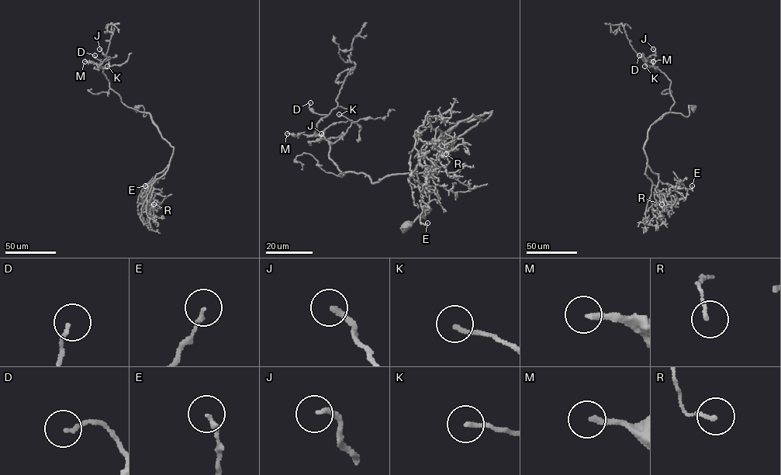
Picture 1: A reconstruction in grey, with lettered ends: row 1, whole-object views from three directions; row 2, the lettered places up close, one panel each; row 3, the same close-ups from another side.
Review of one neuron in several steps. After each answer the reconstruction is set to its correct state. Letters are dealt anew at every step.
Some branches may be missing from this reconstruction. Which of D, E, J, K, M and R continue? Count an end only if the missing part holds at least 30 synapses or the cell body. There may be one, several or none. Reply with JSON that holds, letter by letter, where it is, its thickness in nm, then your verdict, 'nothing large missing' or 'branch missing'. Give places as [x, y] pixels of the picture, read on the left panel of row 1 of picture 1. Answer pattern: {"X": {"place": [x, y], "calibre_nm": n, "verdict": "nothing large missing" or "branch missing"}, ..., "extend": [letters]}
{"D": {"place": [95, 55], "calibre_nm": 140, "verdict": "nothing large missing"}, "E": {"place": [145, 185], "calibre_nm": 160, "verdict": "nothing large missing"}, "J": {"place": [99, 49], "calibre_nm": 200, "verdict": "nothing large missing"}, "K": {"place": [107, 66], "calibre_nm": 160, "verdict": "nothing large missing"}, "M": {"place": [84, 61], "calibre_nm": 220, "verdict": "branch missing"}, "R": {"place": [153, 204], "calibre_nm": 140, "verdict": "nothing large missing"}, "extend": ["M"]}

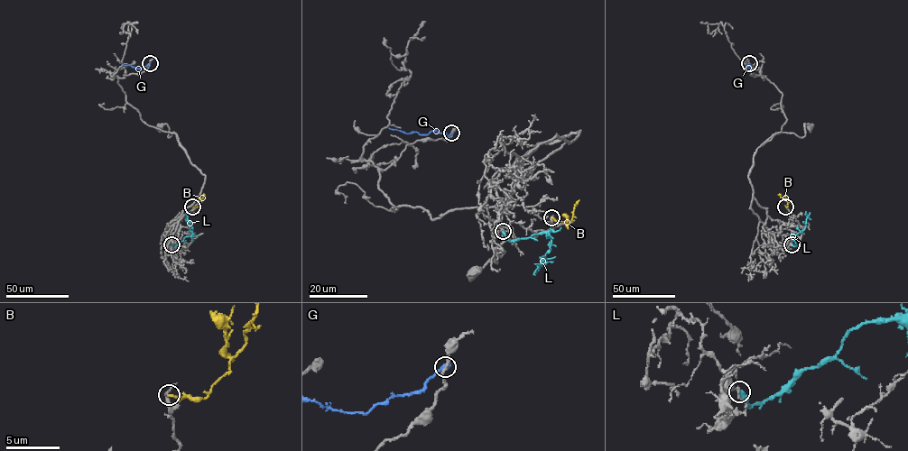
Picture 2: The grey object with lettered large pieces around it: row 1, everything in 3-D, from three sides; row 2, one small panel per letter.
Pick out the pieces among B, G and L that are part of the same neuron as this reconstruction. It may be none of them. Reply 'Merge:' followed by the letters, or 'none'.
Merge: none

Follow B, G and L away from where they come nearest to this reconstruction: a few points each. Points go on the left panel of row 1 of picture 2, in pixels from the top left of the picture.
B: (193, 207), (197, 207), (205, 195)
G: (150, 63), (140, 69), (123, 64)
L: (171, 244), (175, 245), (193, 234), (188, 216), (194, 214)

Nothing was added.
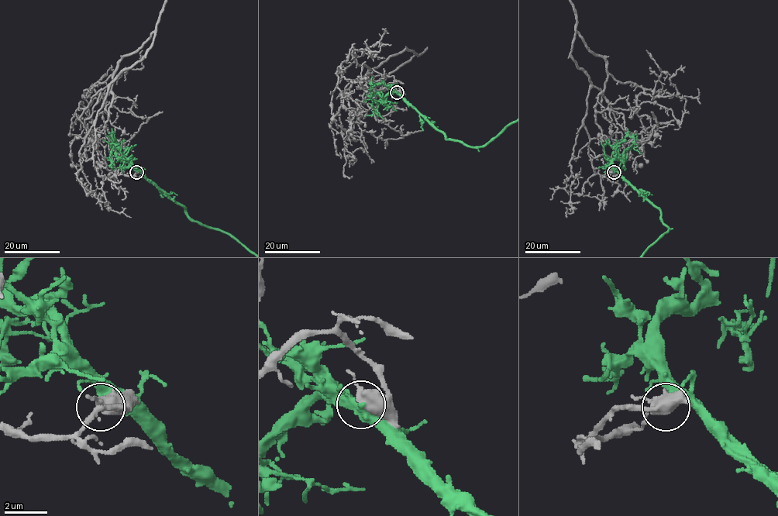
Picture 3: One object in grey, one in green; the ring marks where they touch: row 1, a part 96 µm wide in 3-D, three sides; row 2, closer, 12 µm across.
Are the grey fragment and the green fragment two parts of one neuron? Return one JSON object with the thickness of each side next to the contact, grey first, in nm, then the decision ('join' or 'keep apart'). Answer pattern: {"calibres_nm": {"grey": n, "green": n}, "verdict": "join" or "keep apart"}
{"calibres_nm": {"grey": 500, "green": 400}, "verdict": "keep apart"}

